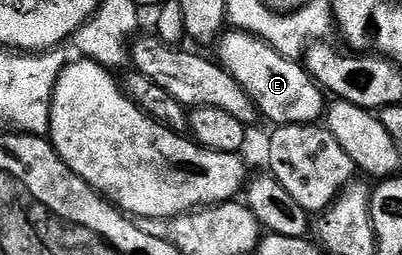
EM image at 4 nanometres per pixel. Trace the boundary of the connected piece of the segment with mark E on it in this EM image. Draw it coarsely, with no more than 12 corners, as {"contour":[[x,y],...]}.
{"contour":[[235,28],[220,65],[272,124],[325,117],[325,91],[299,61]]}

